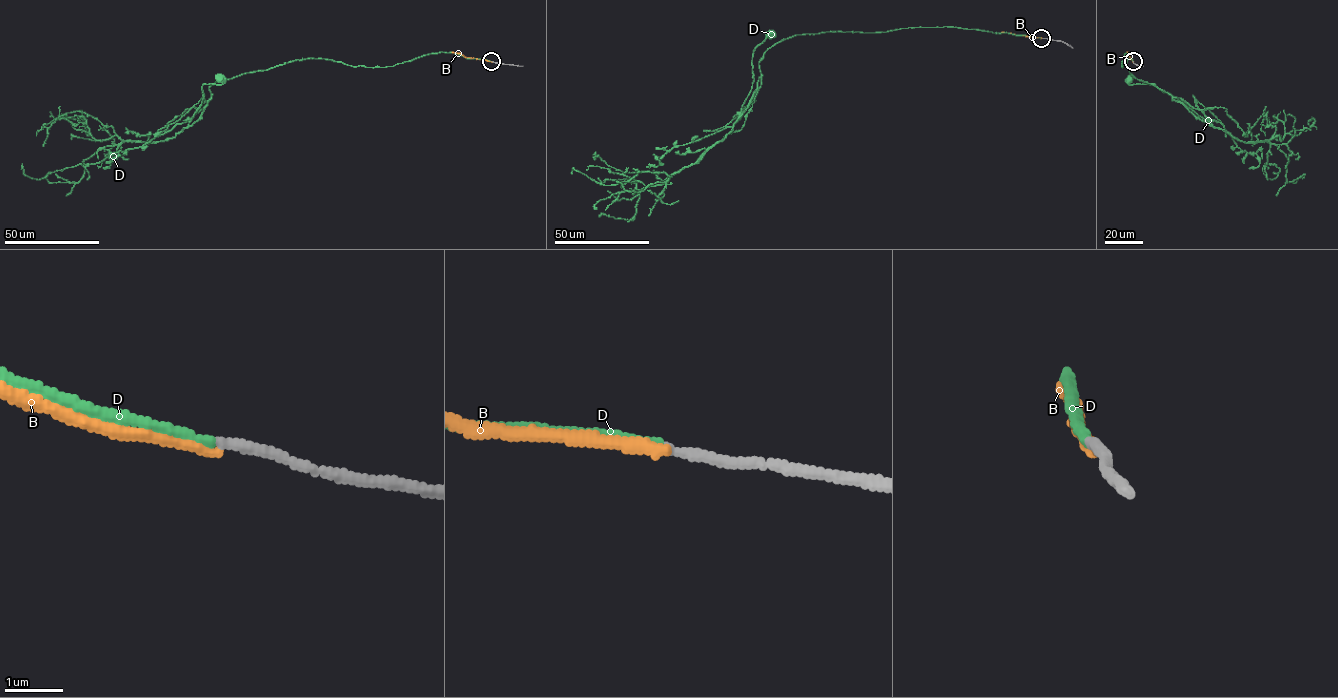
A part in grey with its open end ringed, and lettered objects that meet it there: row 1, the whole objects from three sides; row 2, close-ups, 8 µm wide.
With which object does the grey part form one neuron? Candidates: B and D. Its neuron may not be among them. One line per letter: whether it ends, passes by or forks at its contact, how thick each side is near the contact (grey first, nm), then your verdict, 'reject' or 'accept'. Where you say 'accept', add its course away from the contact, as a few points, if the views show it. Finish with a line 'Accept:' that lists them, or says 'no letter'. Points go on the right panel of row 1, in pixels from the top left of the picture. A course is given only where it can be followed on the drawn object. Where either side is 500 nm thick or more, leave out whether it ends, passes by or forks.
B: it ends there; 160 nm thick on the grey side, 180 nm on the other; reject
D: it ends there; 160 nm thick on the grey side, 150 nm on the other; accept; it runs (1133, 61), (1127, 52), (1122, 67), (1127, 58), (1135, 78), (1212, 126), (1168, 92), (1131, 79)
Accept: D

